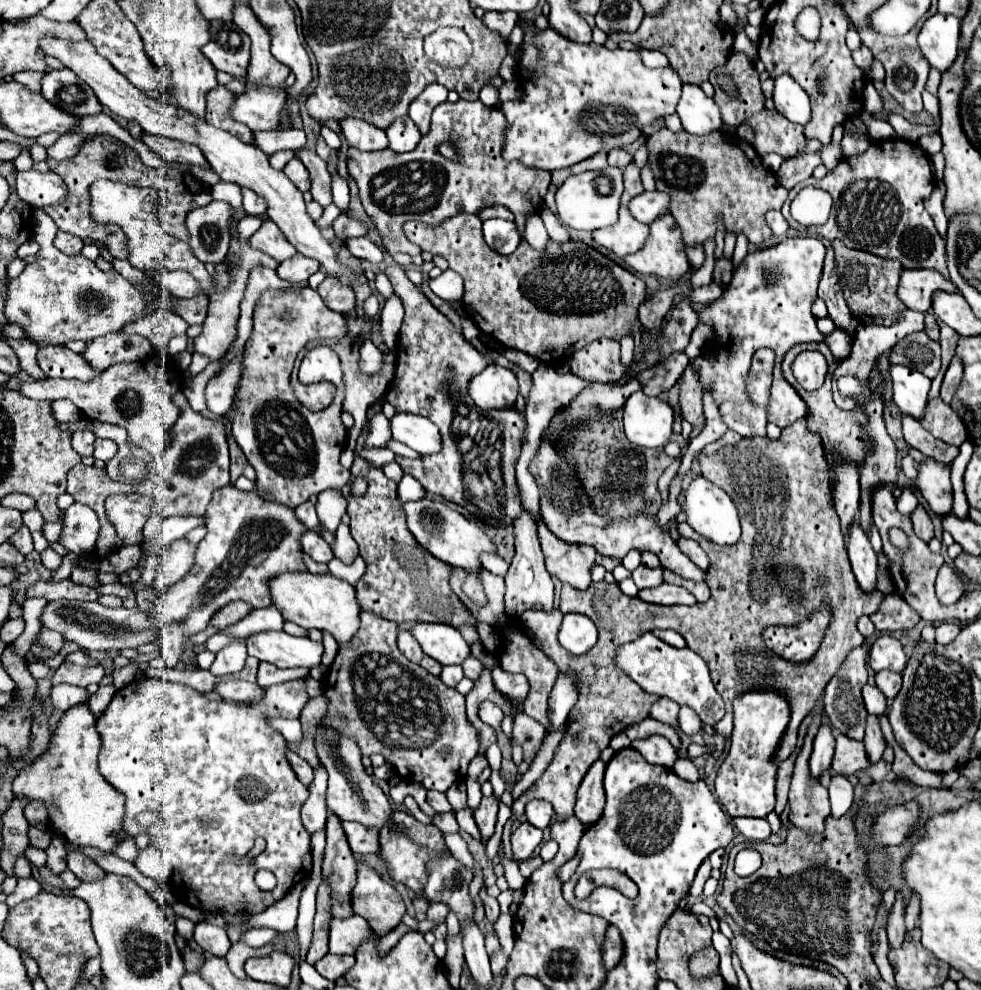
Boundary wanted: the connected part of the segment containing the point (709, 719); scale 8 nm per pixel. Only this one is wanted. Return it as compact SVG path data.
M647 632L639 636L633 642L627 642L615 650L615 666L619 666L631 680L635 680L645 692L665 696L675 700L681 706L689 706L697 712L701 722L715 726L725 710L723 710L723 700L717 694L711 678L709 678L709 668L707 662L695 654L689 648L673 648L659 640L655 634Z

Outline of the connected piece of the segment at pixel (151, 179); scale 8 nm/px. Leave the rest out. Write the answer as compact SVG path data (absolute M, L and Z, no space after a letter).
M107 134L95 136L91 142L87 142L79 150L79 154L75 158L69 158L69 160L47 158L47 164L49 164L49 170L59 174L63 178L63 182L67 184L67 202L63 206L57 206L57 208L63 208L63 210L47 210L47 214L55 220L55 224L63 232L71 232L79 238L91 238L91 240L97 240L97 242L105 242L109 246L109 252L115 258L127 258L127 248L123 246L125 234L123 234L123 230L119 230L119 226L113 226L113 230L111 230L111 226L99 226L91 218L89 186L91 186L93 180L107 178L107 180L115 180L115 182L123 182L123 184L131 184L131 186L151 186L151 188L155 188L159 192L159 208L157 208L159 222L171 236L175 236L175 220L177 220L175 218L175 204L185 204L183 202L185 200L183 198L185 196L185 184L187 184L187 212L191 212L197 206L205 206L213 200L209 188L199 178L195 178L189 170L183 170L183 168L147 168L139 160L139 154L135 150L131 150L129 146L121 144L117 138L107 136Z

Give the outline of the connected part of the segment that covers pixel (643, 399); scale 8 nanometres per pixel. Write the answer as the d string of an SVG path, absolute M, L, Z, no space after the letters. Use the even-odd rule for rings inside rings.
M639 390L623 406L623 424L631 444L661 448L673 434L673 410L659 398L645 396Z

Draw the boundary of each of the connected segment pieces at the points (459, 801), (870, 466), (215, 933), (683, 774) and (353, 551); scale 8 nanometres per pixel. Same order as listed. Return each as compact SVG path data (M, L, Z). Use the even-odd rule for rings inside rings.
M457 782L455 786L451 786L451 790L447 790L447 798L453 806L453 810L459 810L459 808L465 808L467 806L467 796L465 796L465 784L463 782Z
M845 376L845 378L839 378L837 382L839 390L843 396L853 396L853 398L863 398L859 402L859 408L865 410L867 418L869 418L869 426L867 426L867 436L871 438L871 446L873 446L873 454L867 456L865 464L859 468L859 484L863 486L863 494L861 494L861 516L859 516L859 524L863 526L863 530L867 530L867 534L871 532L871 526L873 526L873 520L871 520L871 486L889 486L893 488L897 484L897 472L899 472L899 466L897 466L897 448L891 440L891 436L887 434L885 430L885 424L883 424L883 400L873 394L869 388L863 388L859 384L859 380L855 380L853 376Z
M199 922L195 928L195 942L209 954L213 956L225 956L227 950L231 948L231 942L225 934L223 928L213 926L209 922Z
M677 758L675 766L671 770L675 770L675 774L679 774L679 778L683 778L683 780L689 780L689 782L699 780L699 772L689 758Z
M339 524L339 528L335 530L335 542L331 544L335 556L339 556L343 562L351 562L357 556L357 544L353 536L349 534L349 526L347 524Z

